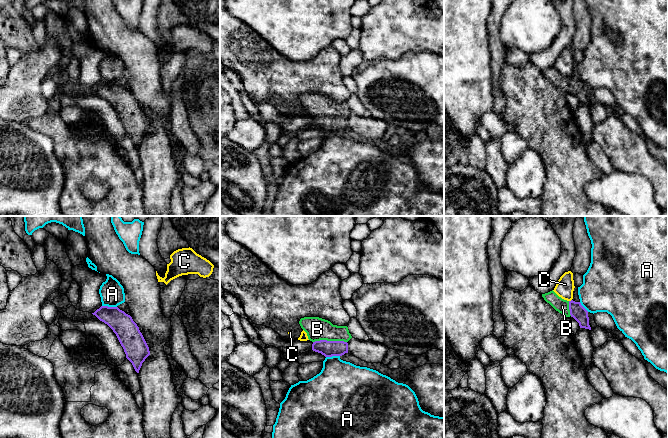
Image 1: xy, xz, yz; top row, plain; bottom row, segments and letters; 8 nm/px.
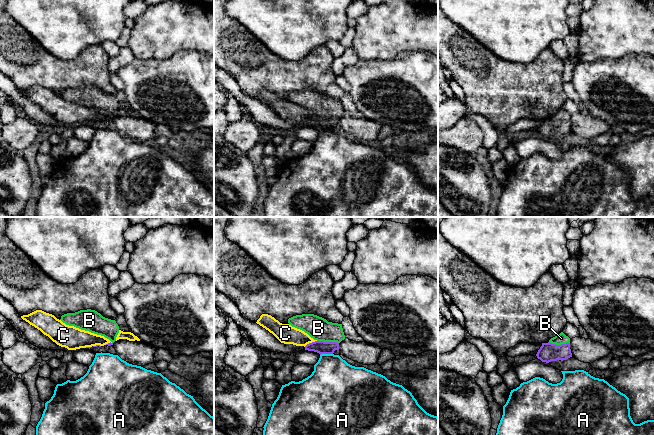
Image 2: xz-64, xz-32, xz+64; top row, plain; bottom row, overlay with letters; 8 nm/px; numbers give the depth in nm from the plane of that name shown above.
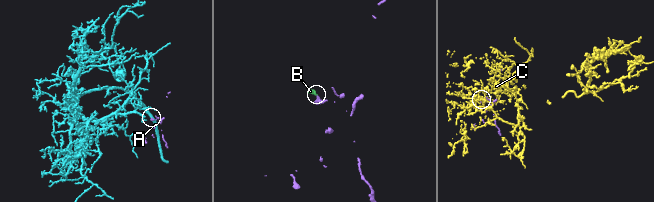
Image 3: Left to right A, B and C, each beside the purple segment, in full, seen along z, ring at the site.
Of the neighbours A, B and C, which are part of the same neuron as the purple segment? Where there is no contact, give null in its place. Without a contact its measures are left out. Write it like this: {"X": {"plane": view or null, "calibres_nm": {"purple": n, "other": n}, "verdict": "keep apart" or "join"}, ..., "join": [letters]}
{"A": {"plane": "xy", "calibres_nm": {"purple": 190, "other": 190}, "verdict": "keep apart"}, "B": {"plane": "xz", "calibres_nm": {"purple": 130, "other": 180}, "verdict": "join"}, "C": {"plane": "yz", "calibres_nm": {"purple": 120, "other": 150}, "verdict": "keep apart"}, "join": ["B"]}

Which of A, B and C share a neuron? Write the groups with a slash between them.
A / B / C

